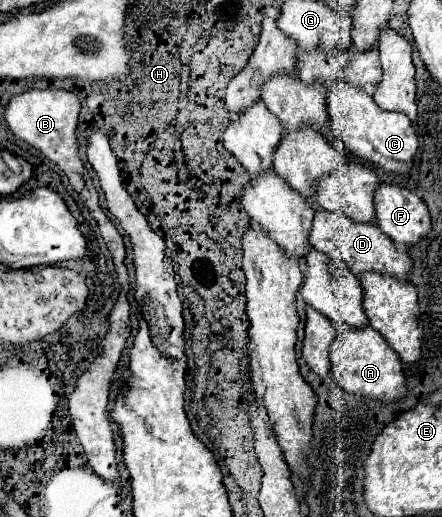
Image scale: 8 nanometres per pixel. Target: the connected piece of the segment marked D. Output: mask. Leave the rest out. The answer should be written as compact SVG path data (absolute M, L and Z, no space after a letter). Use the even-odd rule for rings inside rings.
M317 210L307 238L315 250L321 250L335 260L343 260L349 266L349 270L353 270L355 276L367 270L377 270L377 272L385 272L397 278L409 278L409 270L411 270L409 254L405 252L405 248L393 244L393 240L389 240L389 236L385 236L377 228L377 224L361 224L361 222L349 220L345 214Z

